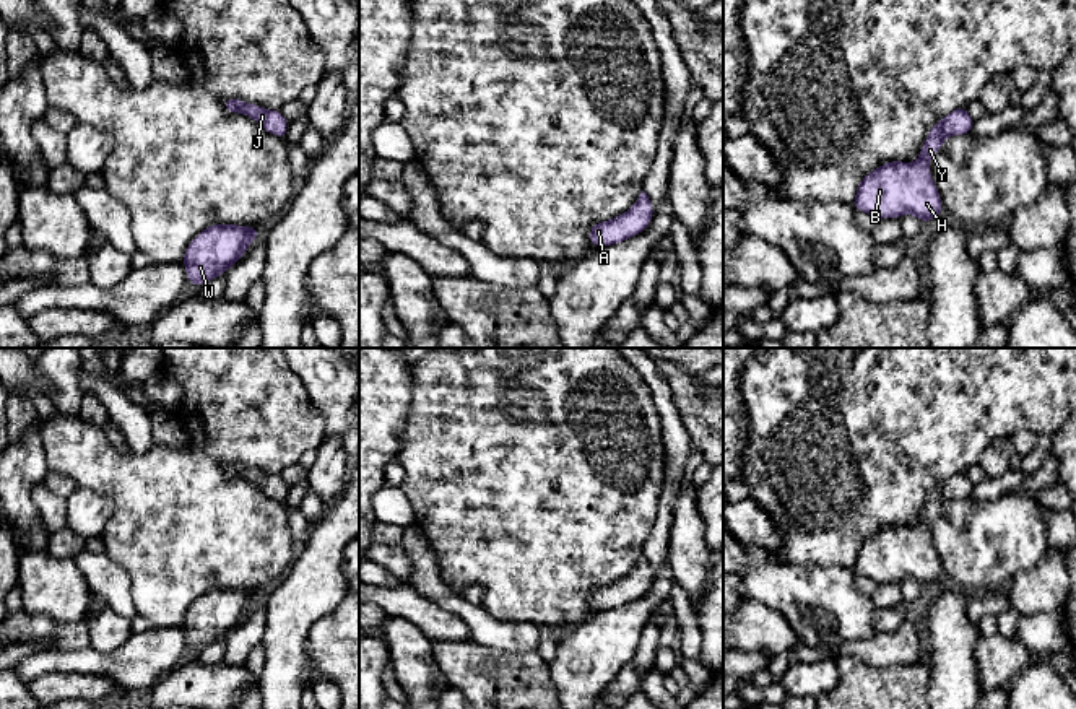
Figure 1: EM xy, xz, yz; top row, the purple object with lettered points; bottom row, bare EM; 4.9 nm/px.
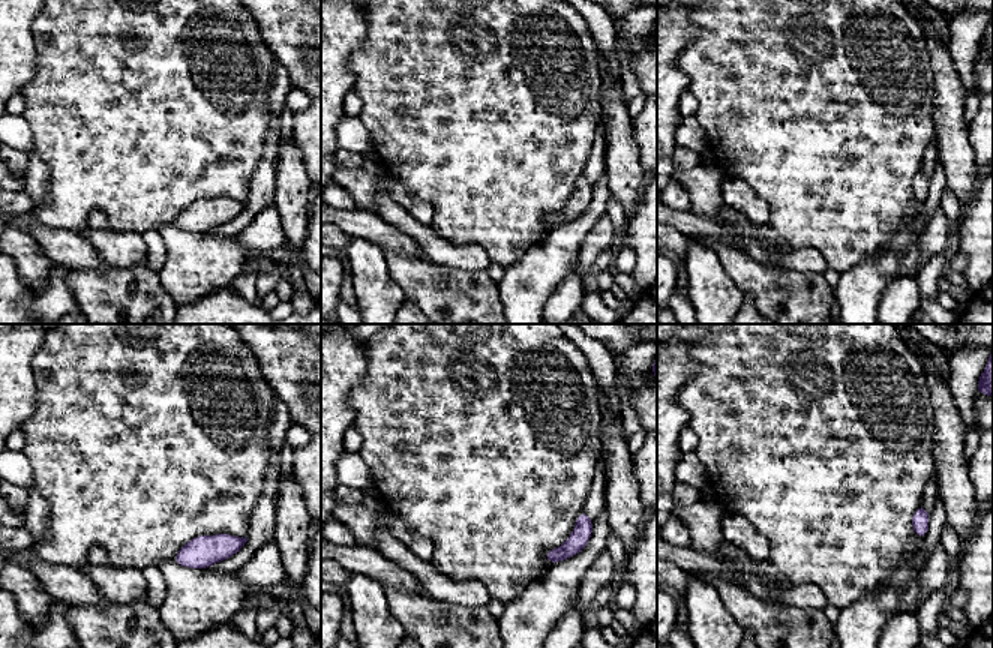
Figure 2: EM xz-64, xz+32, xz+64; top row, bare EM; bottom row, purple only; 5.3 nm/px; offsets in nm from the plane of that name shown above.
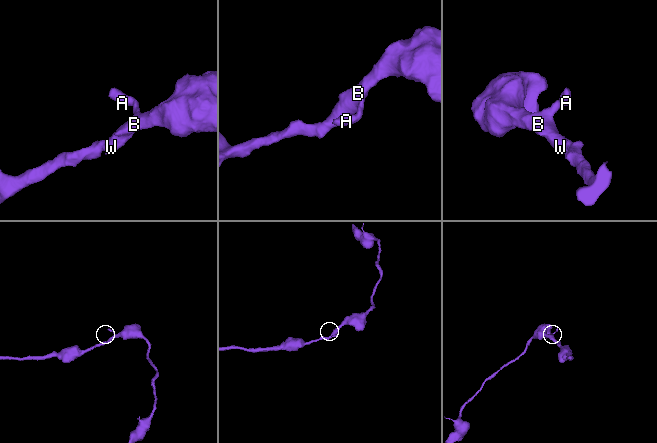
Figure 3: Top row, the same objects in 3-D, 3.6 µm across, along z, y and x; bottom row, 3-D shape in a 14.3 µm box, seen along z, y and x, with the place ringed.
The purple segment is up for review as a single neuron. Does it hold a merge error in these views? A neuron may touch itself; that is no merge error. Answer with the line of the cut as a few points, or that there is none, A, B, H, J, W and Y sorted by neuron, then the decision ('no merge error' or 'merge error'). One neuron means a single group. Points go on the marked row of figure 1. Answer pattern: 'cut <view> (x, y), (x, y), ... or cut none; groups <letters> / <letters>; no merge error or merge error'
cut none; groups A B H J W Y; no merge error

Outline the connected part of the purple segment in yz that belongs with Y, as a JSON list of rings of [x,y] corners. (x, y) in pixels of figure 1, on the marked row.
[[[964,106],[954,109],[930,128],[915,164],[891,161],[866,174],[853,198],[853,210],[870,213],[876,221],[915,215],[922,223],[938,220],[943,202],[931,181],[928,161],[949,135],[970,133],[974,119]]]

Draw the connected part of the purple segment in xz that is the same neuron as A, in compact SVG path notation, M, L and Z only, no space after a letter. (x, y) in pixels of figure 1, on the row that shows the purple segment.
M642 190L636 205L614 220L595 223L590 228L590 244L593 247L613 246L640 234L652 221L653 207L649 195Z

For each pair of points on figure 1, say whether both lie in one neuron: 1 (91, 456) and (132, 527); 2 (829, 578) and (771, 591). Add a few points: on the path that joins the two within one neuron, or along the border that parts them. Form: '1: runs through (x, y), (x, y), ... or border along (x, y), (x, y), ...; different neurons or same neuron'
1: runs through (109, 474), (132, 496), (132, 509); same neuron
2: runs through (815, 591), (785, 591); same neuron

